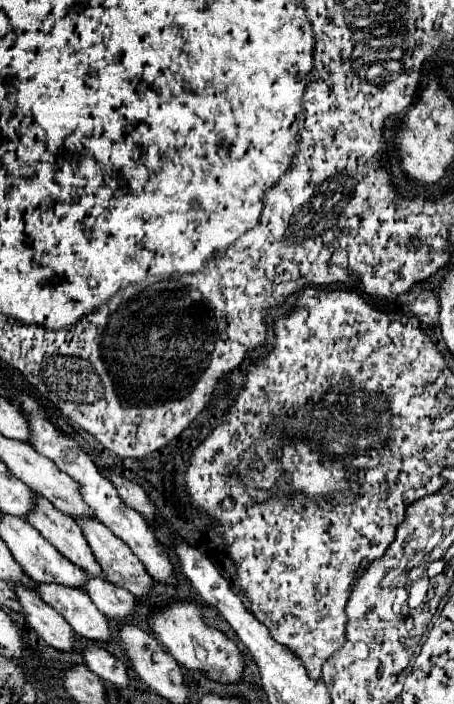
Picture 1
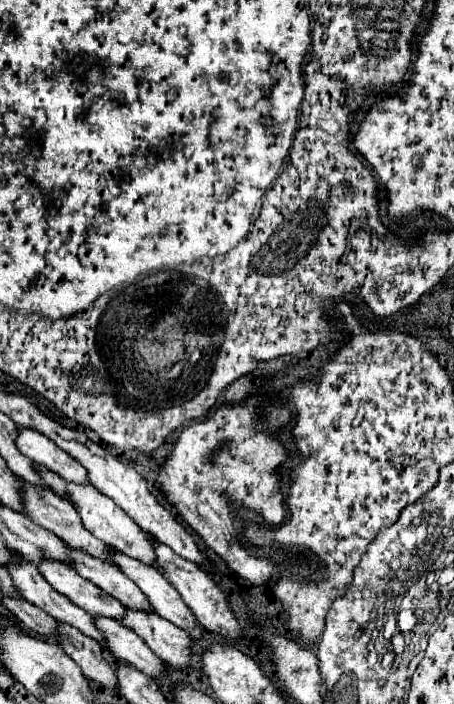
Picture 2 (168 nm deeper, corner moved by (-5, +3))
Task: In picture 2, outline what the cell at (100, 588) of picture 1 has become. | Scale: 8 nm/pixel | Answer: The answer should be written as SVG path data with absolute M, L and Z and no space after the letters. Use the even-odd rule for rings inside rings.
M128 609L122 623L130 627L136 635L140 635L146 645L170 667L186 669L190 665L190 637L182 629L162 619L158 613L142 613Z

